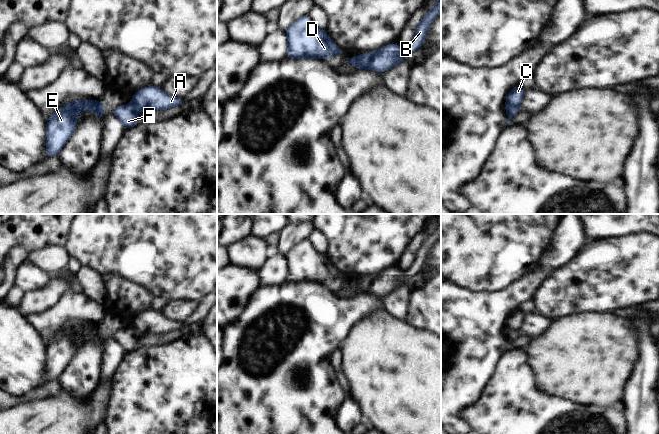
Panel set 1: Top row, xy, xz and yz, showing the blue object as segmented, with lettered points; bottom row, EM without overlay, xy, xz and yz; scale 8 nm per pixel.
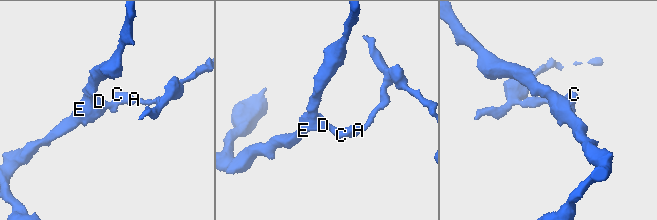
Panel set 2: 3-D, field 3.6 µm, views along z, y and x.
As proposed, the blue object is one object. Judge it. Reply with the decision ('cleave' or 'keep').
cleave

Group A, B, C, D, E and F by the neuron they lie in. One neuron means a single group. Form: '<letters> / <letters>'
A B C / D E F

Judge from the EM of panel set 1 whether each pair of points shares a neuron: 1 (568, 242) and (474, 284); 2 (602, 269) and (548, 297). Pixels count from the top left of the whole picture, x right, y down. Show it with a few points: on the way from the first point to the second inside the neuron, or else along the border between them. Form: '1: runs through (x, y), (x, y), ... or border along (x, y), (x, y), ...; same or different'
1: border along (554, 232), (542, 256), (540, 265), (530, 273); different
2: runs through (589, 282), (561, 294); same

